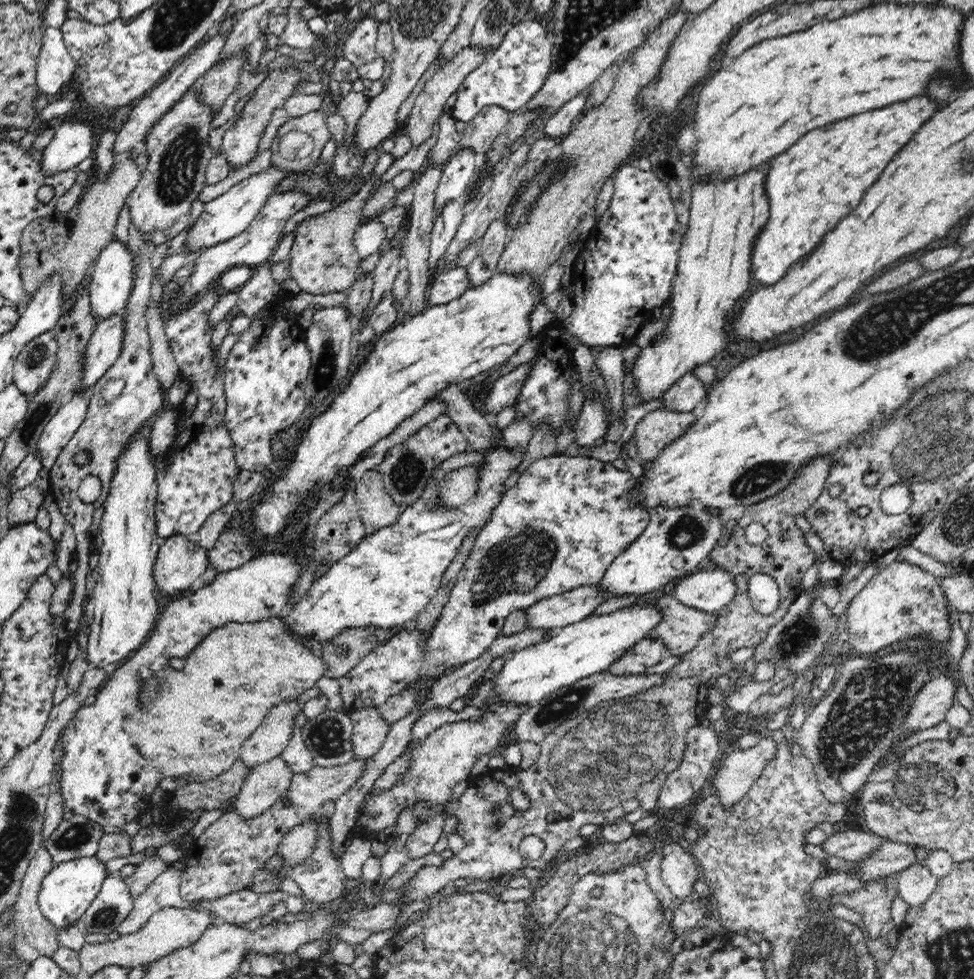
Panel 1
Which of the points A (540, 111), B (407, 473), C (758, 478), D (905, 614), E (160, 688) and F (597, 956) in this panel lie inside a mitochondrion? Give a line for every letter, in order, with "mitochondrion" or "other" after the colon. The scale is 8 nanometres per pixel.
A: other
B: mitochondrion
C: mitochondrion
D: mitochondrion
E: mitochondrion
F: mitochondrion

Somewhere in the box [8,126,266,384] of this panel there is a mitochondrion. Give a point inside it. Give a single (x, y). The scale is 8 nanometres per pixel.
(37, 355)

